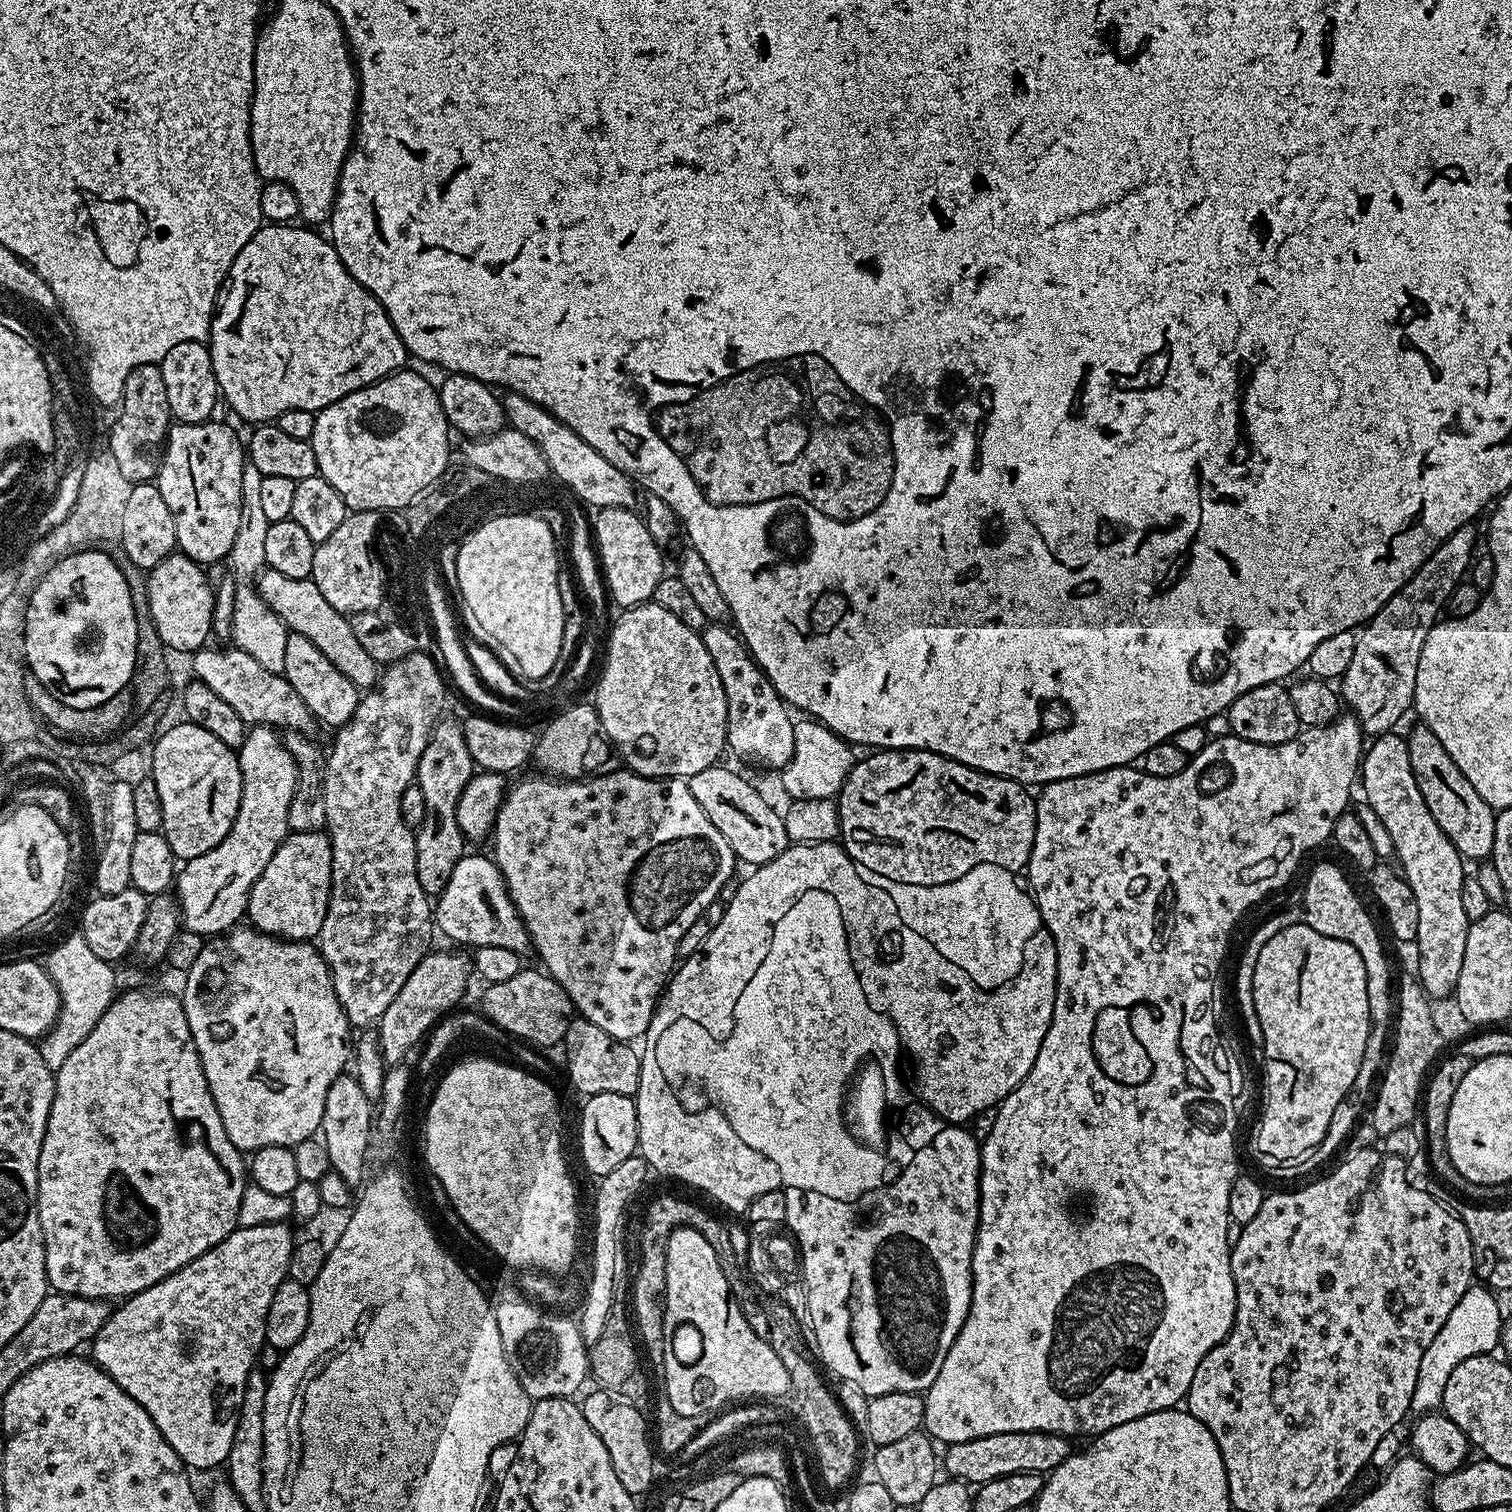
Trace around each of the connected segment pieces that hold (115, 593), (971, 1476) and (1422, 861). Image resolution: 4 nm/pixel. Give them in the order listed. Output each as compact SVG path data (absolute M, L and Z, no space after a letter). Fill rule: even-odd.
M92 551L69 552L61 555L55 561L57 564L53 563L44 573L44 577L36 583L32 596L28 598L28 612L24 615L24 659L27 671L36 676L38 682L42 682L42 686L46 686L46 690L50 690L50 694L54 694L54 698L58 698L58 702L66 702L66 706L74 706L75 708L93 708L110 698L114 698L114 694L125 691L129 687L132 671L136 665L138 626L130 598L130 586L124 577L123 567L119 563L116 565L106 553Z
M1007 1432L1006 1434L986 1434L970 1442L949 1444L942 1452L942 1468L951 1479L969 1486L979 1486L994 1478L1019 1472L1047 1474L1059 1464L1066 1462L1070 1455L1069 1437L1056 1432Z
M1395 731L1385 732L1367 745L1362 757L1363 799L1386 826L1387 833L1396 847L1395 859L1400 860L1402 875L1414 890L1414 898L1418 898L1418 934L1414 947L1420 957L1416 960L1415 971L1426 995L1439 1002L1443 996L1451 997L1455 993L1458 973L1462 971L1462 954L1466 954L1466 934L1470 923L1466 913L1462 911L1462 882L1466 875L1466 864L1460 851L1449 842L1446 834L1442 834L1438 822L1434 822L1434 814L1426 810L1422 790L1418 790L1418 782L1414 782L1414 770L1410 770L1407 739L1403 735L1396 735Z

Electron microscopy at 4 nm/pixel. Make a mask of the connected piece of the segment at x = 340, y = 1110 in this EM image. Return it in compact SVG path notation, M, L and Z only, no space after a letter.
M341 1074L330 1086L326 1094L326 1105L323 1110L321 1124L322 1143L325 1146L331 1171L341 1175L342 1180L353 1188L363 1185L366 1175L366 1154L370 1146L370 1138L374 1134L374 1110L368 1095L362 1090L361 1084L350 1074Z

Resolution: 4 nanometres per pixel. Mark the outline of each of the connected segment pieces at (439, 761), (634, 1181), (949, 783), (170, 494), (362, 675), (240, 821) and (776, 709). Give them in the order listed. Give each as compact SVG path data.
M441 719L432 730L426 750L422 750L414 781L422 790L422 798L426 798L426 814L414 835L418 882L422 882L422 890L429 898L442 894L455 864L465 856L466 841L458 826L458 798L462 798L462 790L466 790L473 775L474 765L466 748L463 723L459 719Z
M637 1154L626 1158L610 1174L599 1177L596 1188L596 1229L592 1232L592 1273L588 1276L583 1289L583 1303L578 1311L578 1323L584 1343L591 1346L602 1338L602 1330L606 1330L606 1322L614 1310L612 1299L616 1296L616 1267L620 1264L620 1240L616 1235L624 1224L624 1211L632 1200L632 1195L650 1176L648 1163L643 1156Z
M885 748L857 760L838 795L839 843L854 863L920 864L914 882L942 886L970 874L974 866L993 864L1019 873L1027 869L1036 833L1036 802L1025 785L966 766L930 750Z
M173 423L164 445L164 460L154 481L166 506L170 506L170 514L174 514L177 549L201 566L227 558L242 518L246 448L230 425L216 423Z
M265 567L258 576L258 591L266 606L278 614L291 635L314 642L314 646L318 646L318 650L322 650L322 654L326 654L326 658L330 658L330 662L334 662L334 666L338 666L338 670L342 670L342 674L346 674L346 678L350 678L358 690L376 687L382 675L381 665L376 664L374 658L370 658L370 654L366 654L366 649L358 642L351 619L345 613L334 610L334 606L322 598L322 590L318 590L311 578L286 578L286 574L278 574L278 570Z
M256 726L249 731L243 746L238 749L240 769L242 770L242 798L238 814L222 842L198 858L183 861L174 881L174 895L180 902L180 919L183 927L205 938L216 938L237 927L245 919L248 899L254 882L266 870L266 862L274 858L274 850L289 834L288 815L290 802L296 793L298 770L290 750L286 750L281 733L271 726Z
M705 623L702 635L710 658L714 658L714 670L718 670L718 678L722 678L726 690L727 747L756 764L765 764L765 769L784 769L794 754L794 720L788 717L789 705L784 703L778 690L774 690L743 640L728 624Z

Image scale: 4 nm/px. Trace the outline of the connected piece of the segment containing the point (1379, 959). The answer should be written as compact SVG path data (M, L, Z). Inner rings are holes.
M1316 864L1308 876L1308 885L1304 888L1303 923L1314 930L1326 934L1330 938L1338 938L1342 942L1350 942L1358 954L1362 954L1362 962L1366 966L1366 998L1370 1006L1370 1022L1372 1029L1368 1032L1366 1054L1362 1058L1362 1066L1358 1070L1358 1078L1354 1078L1354 1086L1346 1106L1334 1110L1330 1117L1330 1126L1326 1130L1326 1138L1317 1146L1320 1156L1331 1161L1340 1147L1352 1136L1358 1121L1361 1119L1360 1107L1369 1103L1374 1092L1374 1085L1382 1072L1386 1060L1386 1045L1390 1040L1390 1029L1394 1024L1394 972L1388 965L1388 956L1384 953L1384 944L1380 941L1380 932L1372 921L1370 913L1364 909L1358 893L1352 889L1350 881L1336 864ZM1368 1100L1368 1101L1367 1101Z

